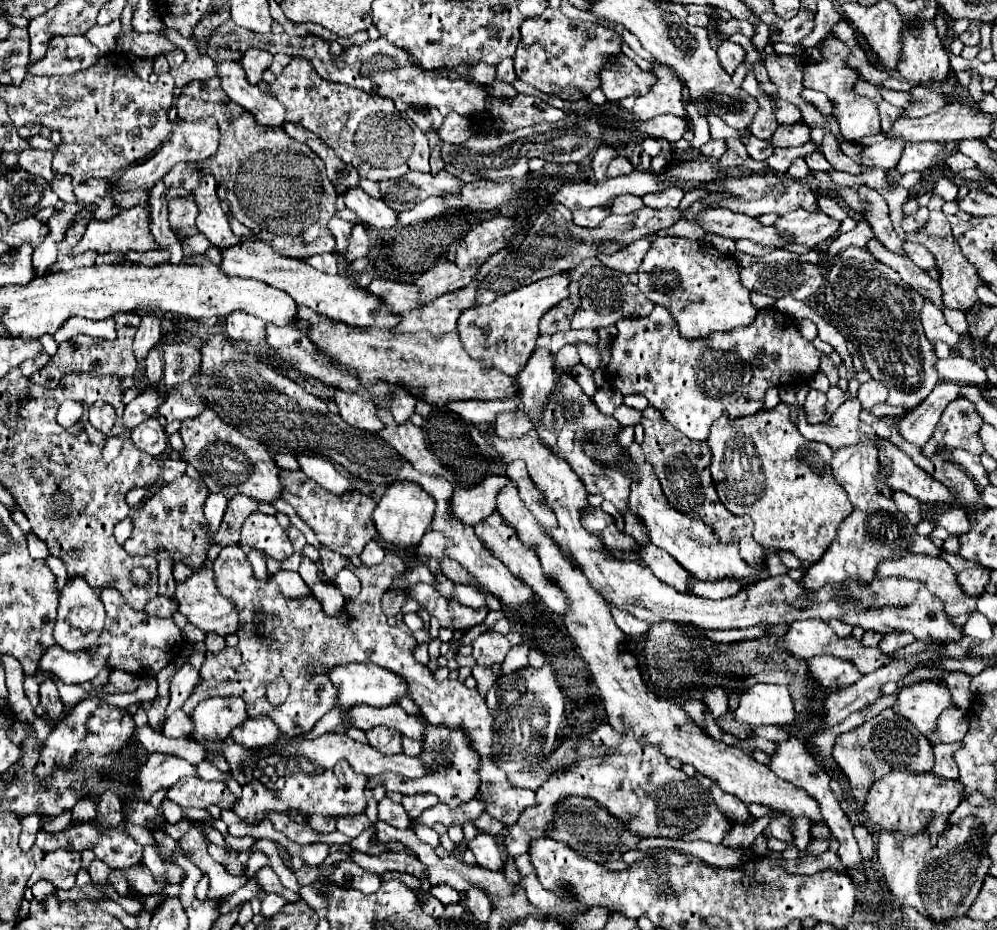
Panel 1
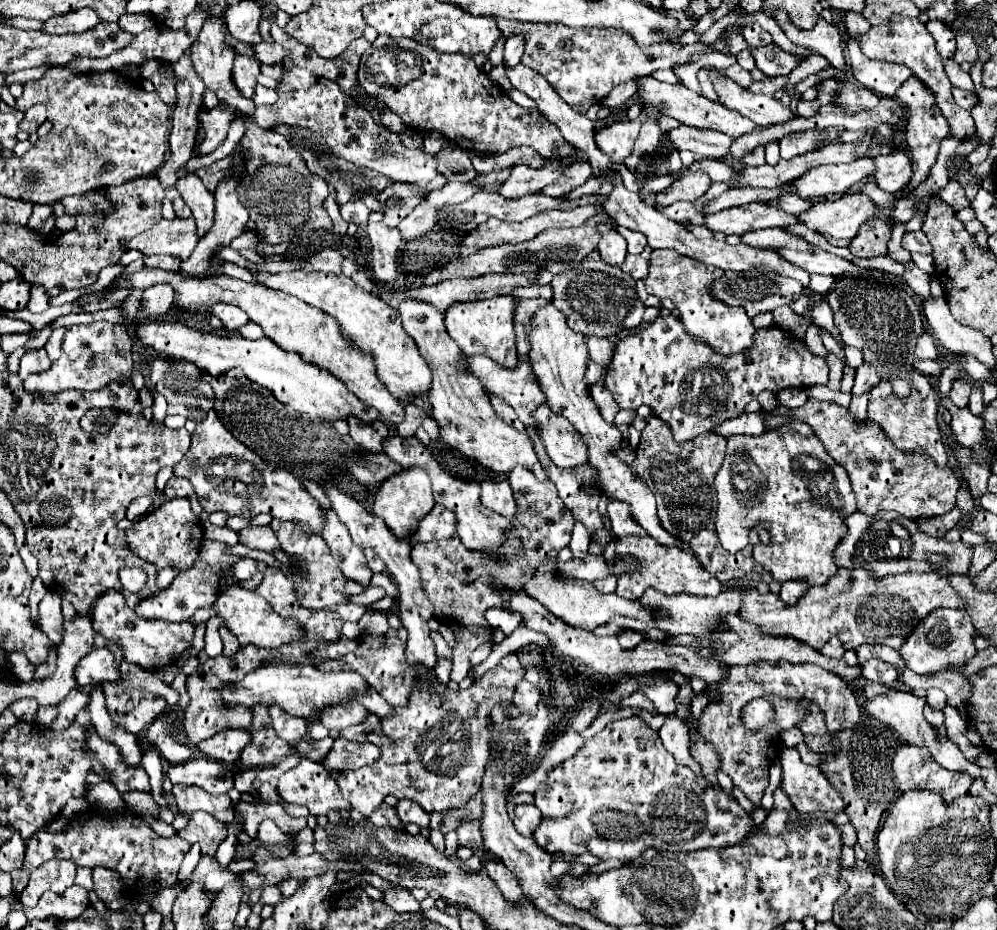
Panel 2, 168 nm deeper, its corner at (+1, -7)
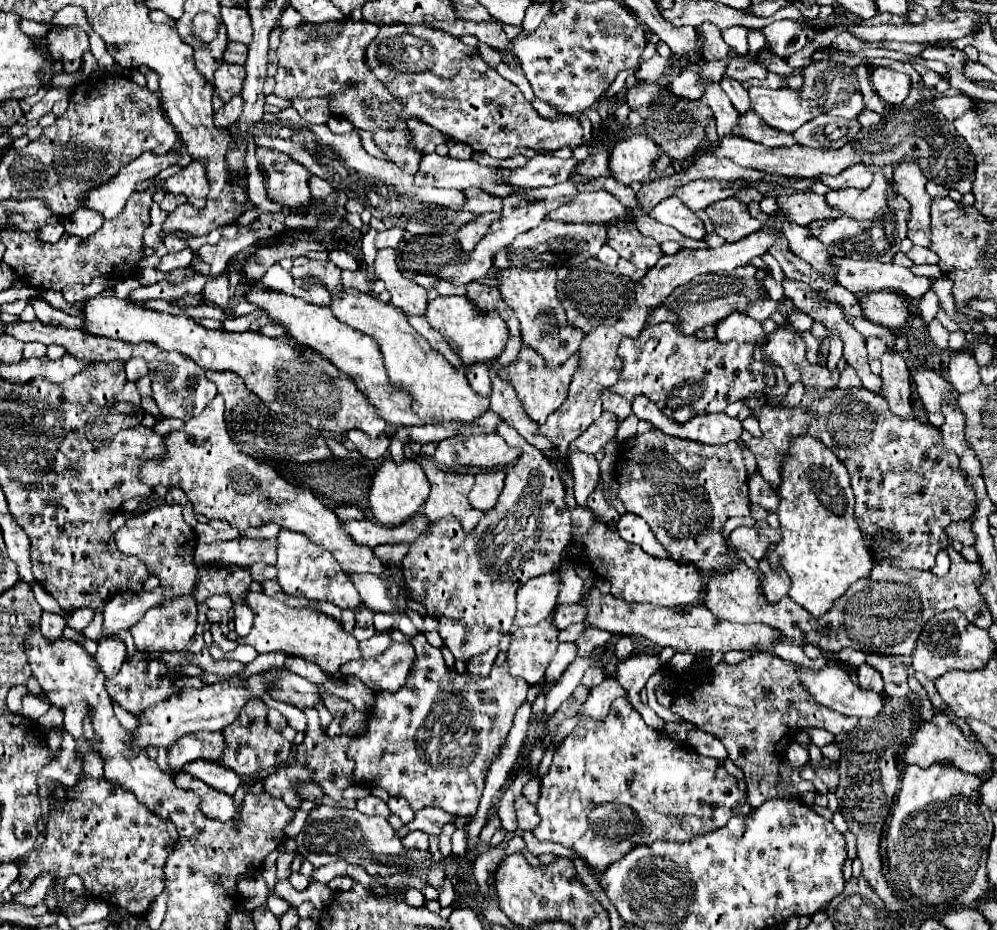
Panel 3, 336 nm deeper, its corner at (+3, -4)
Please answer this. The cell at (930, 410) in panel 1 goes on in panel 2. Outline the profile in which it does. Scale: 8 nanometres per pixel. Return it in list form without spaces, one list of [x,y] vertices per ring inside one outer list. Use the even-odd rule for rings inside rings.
[[[956,380],[954,384],[952,384],[952,390],[950,390],[950,400],[956,404],[956,406],[960,406],[960,408],[966,408],[968,406],[968,396],[970,396],[970,390],[972,390],[972,386],[970,386],[970,382],[966,382],[966,380]]]

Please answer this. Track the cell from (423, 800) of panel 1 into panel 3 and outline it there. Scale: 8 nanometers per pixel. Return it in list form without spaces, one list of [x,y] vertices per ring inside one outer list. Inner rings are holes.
[[[390,797],[388,807],[392,811],[392,815],[400,817],[402,823],[410,823],[414,819],[414,811],[410,809],[410,805],[406,803],[406,799],[398,799],[398,797]]]

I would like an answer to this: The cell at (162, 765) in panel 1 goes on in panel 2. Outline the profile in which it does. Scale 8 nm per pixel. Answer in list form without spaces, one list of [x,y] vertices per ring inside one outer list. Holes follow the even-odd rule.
[[[204,758],[172,764],[168,768],[168,778],[172,780],[172,784],[198,786],[210,794],[224,794],[234,786],[234,774],[230,768]]]

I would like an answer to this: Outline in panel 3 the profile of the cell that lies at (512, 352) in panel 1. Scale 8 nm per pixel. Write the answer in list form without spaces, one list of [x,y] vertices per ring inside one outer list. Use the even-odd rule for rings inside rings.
[[[436,297],[428,303],[426,321],[436,329],[444,341],[452,347],[452,351],[462,359],[464,365],[474,363],[490,363],[490,359],[496,359],[502,353],[502,347],[506,347],[508,329],[502,319],[498,319],[498,311],[480,313],[470,305],[470,299],[464,297]]]

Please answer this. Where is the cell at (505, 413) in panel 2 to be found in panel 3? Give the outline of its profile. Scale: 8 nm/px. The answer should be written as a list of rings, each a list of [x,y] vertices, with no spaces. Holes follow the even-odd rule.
[[[480,363],[480,365],[472,365],[472,367],[468,367],[466,377],[468,377],[472,389],[474,389],[478,395],[486,395],[486,397],[490,397],[490,393],[492,393],[492,385],[490,385],[490,377],[488,377],[488,365]]]

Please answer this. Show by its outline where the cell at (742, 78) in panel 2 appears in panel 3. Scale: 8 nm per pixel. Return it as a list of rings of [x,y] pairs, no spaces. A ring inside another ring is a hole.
[[[732,61],[728,71],[726,71],[732,79],[736,81],[748,81],[748,79],[760,79],[764,81],[768,75],[768,69],[760,63],[744,63],[744,61]]]

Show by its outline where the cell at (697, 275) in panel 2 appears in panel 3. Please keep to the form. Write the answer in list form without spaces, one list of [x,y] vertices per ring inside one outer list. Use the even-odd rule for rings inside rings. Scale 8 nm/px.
[[[730,313],[724,321],[720,321],[716,331],[716,339],[718,341],[738,341],[738,343],[756,343],[756,345],[764,345],[766,343],[766,333],[762,329],[760,321],[750,319],[744,313]]]

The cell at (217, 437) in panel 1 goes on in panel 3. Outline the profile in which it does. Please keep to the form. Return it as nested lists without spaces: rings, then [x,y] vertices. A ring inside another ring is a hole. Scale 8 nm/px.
[[[216,395],[198,417],[186,421],[180,429],[166,433],[164,445],[166,451],[162,457],[150,459],[140,467],[140,483],[148,487],[180,487],[196,513],[204,513],[208,519],[226,521],[236,527],[240,535],[250,527],[260,527],[264,521],[272,521],[284,529],[304,533],[312,543],[328,549],[346,575],[382,575],[384,565],[380,559],[368,547],[354,547],[354,543],[342,535],[338,517],[326,509],[312,491],[286,483],[274,467],[246,457],[238,449],[228,435],[222,395]]]

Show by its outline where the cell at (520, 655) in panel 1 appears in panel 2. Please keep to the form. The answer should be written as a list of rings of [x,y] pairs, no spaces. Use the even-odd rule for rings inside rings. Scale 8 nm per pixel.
[[[522,678],[516,686],[514,692],[514,702],[516,706],[524,712],[524,714],[532,714],[532,710],[536,710],[536,702],[540,700],[540,690],[534,688],[526,678]]]

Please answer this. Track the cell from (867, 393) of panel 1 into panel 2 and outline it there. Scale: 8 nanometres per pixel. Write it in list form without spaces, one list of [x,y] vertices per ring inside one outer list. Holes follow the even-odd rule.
[[[862,364],[862,366],[856,370],[856,380],[854,380],[852,394],[854,394],[854,396],[866,394],[866,392],[870,392],[878,382],[880,382],[880,376],[876,374],[876,370],[872,370],[872,366],[868,366],[868,364]]]

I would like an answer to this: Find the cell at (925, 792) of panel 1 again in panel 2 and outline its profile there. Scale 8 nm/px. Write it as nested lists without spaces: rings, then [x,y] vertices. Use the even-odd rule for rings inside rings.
[[[902,746],[894,760],[892,760],[892,770],[894,770],[894,782],[900,794],[908,792],[908,790],[930,790],[936,792],[944,798],[946,804],[950,804],[952,800],[966,796],[972,784],[972,778],[968,778],[968,774],[952,774],[948,770],[944,770],[942,766],[936,766],[936,762],[932,762],[932,756],[928,754],[928,748],[924,746]]]

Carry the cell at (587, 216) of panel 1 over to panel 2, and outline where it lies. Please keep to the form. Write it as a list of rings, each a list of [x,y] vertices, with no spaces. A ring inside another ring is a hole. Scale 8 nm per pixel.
[[[600,224],[596,226],[596,230],[602,236],[602,240],[598,242],[598,252],[602,260],[610,264],[622,264],[626,258],[626,240],[616,230],[610,230],[608,226]]]

